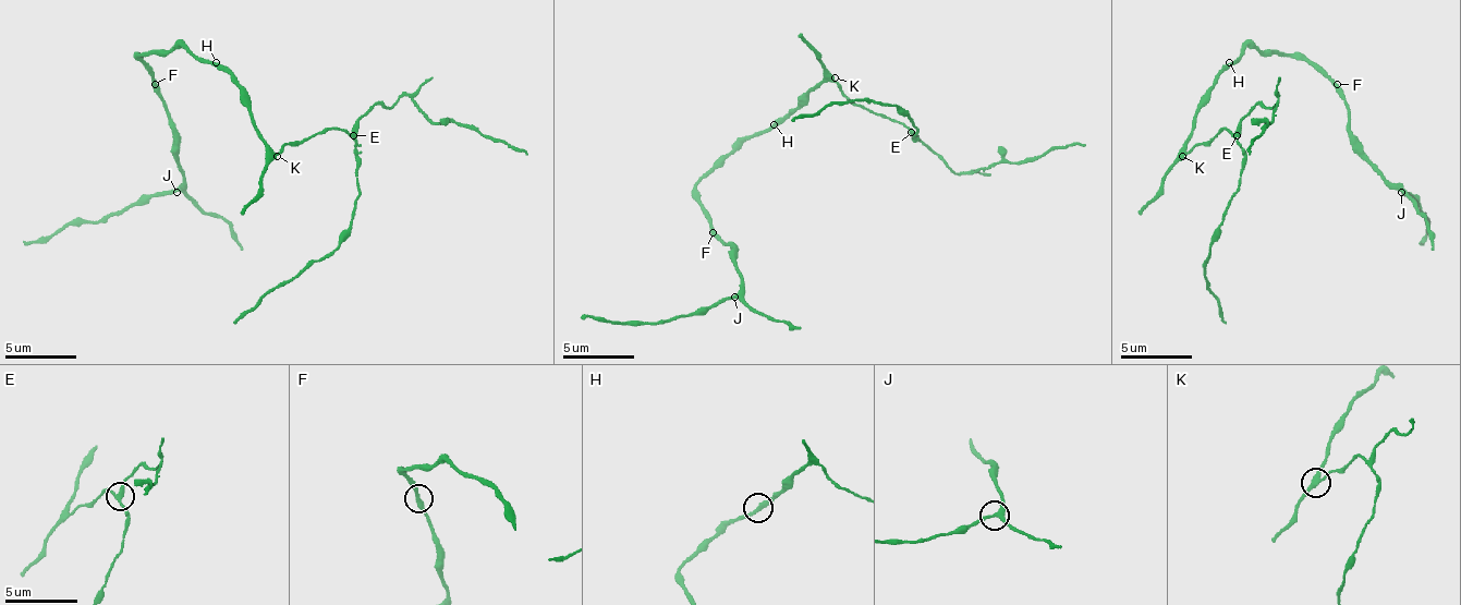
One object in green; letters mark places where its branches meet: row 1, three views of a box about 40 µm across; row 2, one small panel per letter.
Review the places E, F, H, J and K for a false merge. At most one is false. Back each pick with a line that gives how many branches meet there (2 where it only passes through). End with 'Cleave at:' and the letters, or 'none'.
E: 3
Cleave at: E

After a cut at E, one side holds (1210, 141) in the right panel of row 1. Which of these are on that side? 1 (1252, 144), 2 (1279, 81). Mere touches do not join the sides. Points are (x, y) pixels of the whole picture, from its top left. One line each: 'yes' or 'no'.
1: no
2: no

